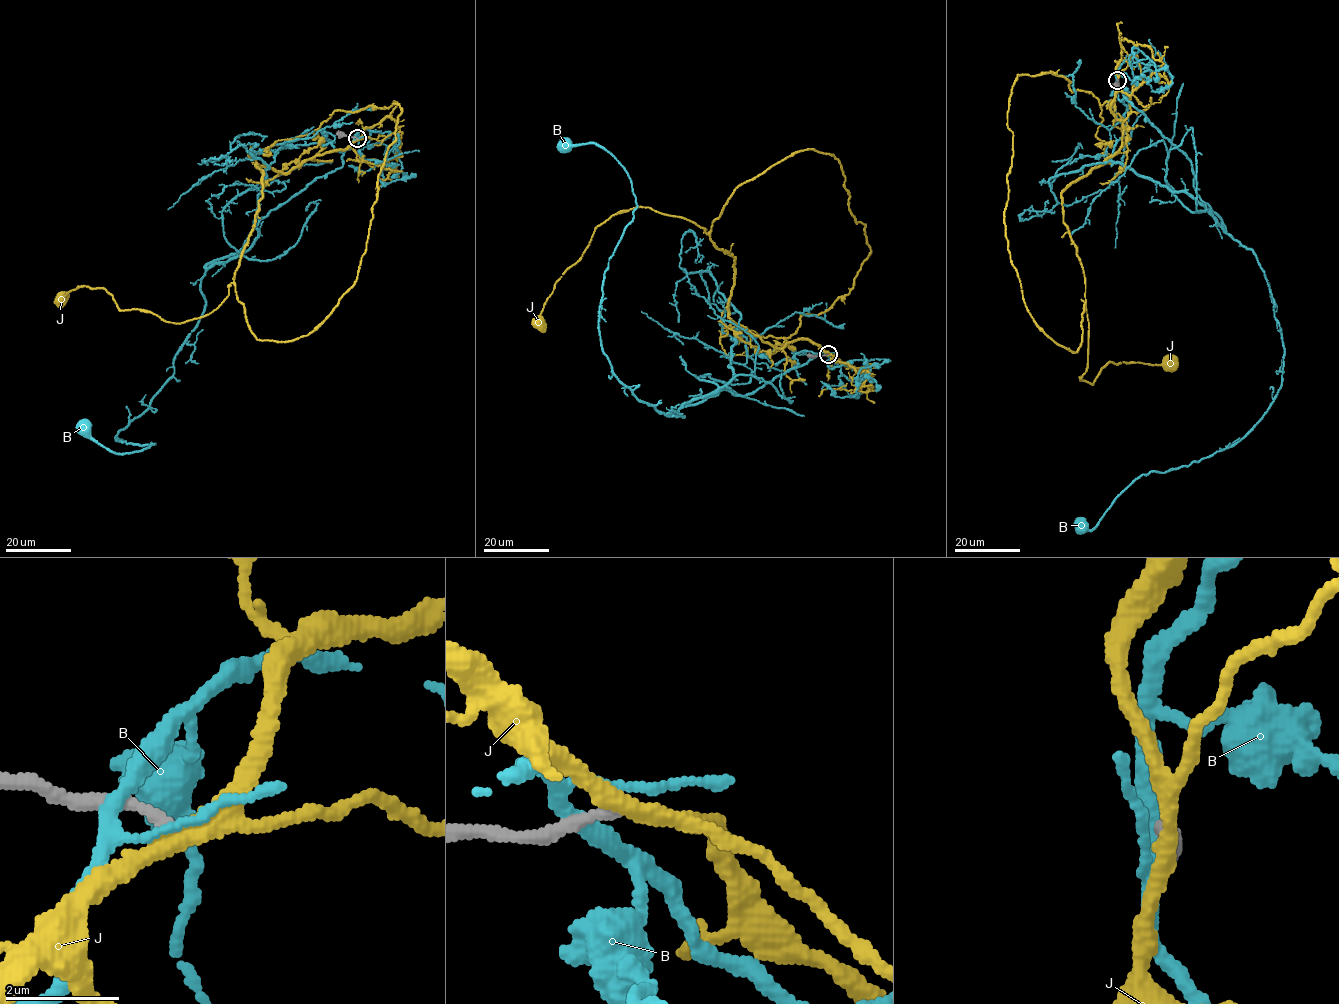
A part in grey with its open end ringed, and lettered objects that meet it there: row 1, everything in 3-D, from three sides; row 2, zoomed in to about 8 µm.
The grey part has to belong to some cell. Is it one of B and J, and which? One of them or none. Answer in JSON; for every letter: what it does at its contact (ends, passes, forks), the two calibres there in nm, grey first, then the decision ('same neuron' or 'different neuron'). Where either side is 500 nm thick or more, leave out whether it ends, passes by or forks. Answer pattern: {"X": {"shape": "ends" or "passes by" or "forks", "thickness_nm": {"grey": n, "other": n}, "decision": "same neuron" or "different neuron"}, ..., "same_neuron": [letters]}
{"B": {"shape": "forks", "thickness_nm": {"grey": 320, "other": 240}, "decision": "different neuron"}, "J": {"shape": "passes by", "thickness_nm": {"grey": 200, "other": 320}, "decision": "different neuron"}, "same_neuron": []}

